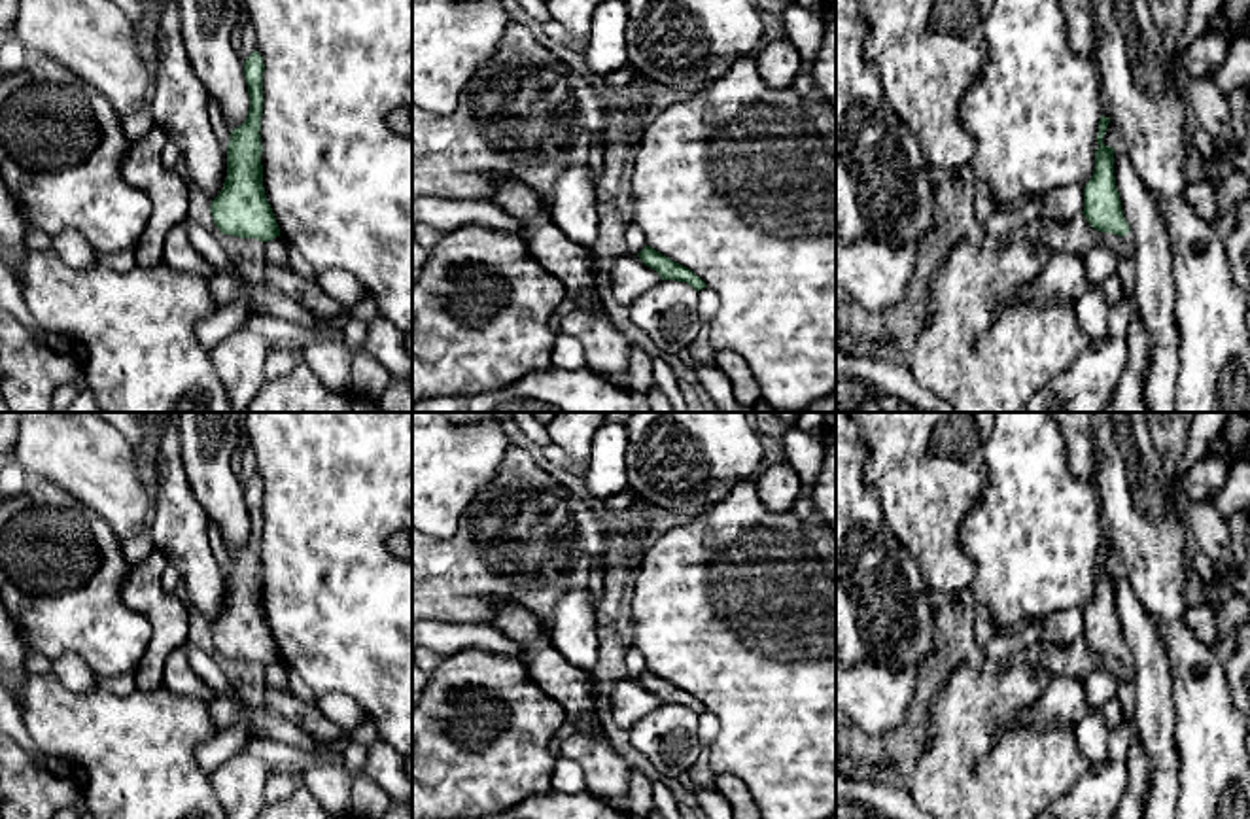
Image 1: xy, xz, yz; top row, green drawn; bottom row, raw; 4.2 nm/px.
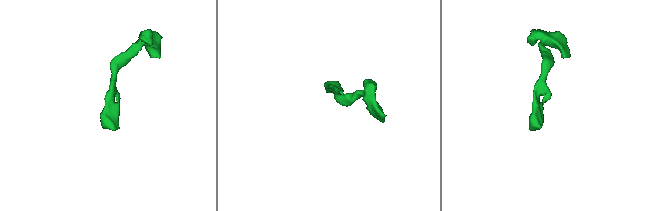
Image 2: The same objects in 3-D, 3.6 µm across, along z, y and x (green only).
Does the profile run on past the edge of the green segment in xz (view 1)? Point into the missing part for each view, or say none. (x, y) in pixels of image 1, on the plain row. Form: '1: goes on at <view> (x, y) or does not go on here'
1: does not go on here

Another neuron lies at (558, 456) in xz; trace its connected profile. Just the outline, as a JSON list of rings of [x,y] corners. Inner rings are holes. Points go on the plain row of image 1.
[[[550,443],[541,452],[554,463],[564,469],[567,469],[573,475],[584,477],[588,469],[588,462],[573,462],[565,450],[562,450],[558,444]]]

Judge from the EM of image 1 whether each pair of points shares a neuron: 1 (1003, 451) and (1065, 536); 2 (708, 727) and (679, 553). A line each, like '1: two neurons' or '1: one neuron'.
1: one neuron
2: two neurons

